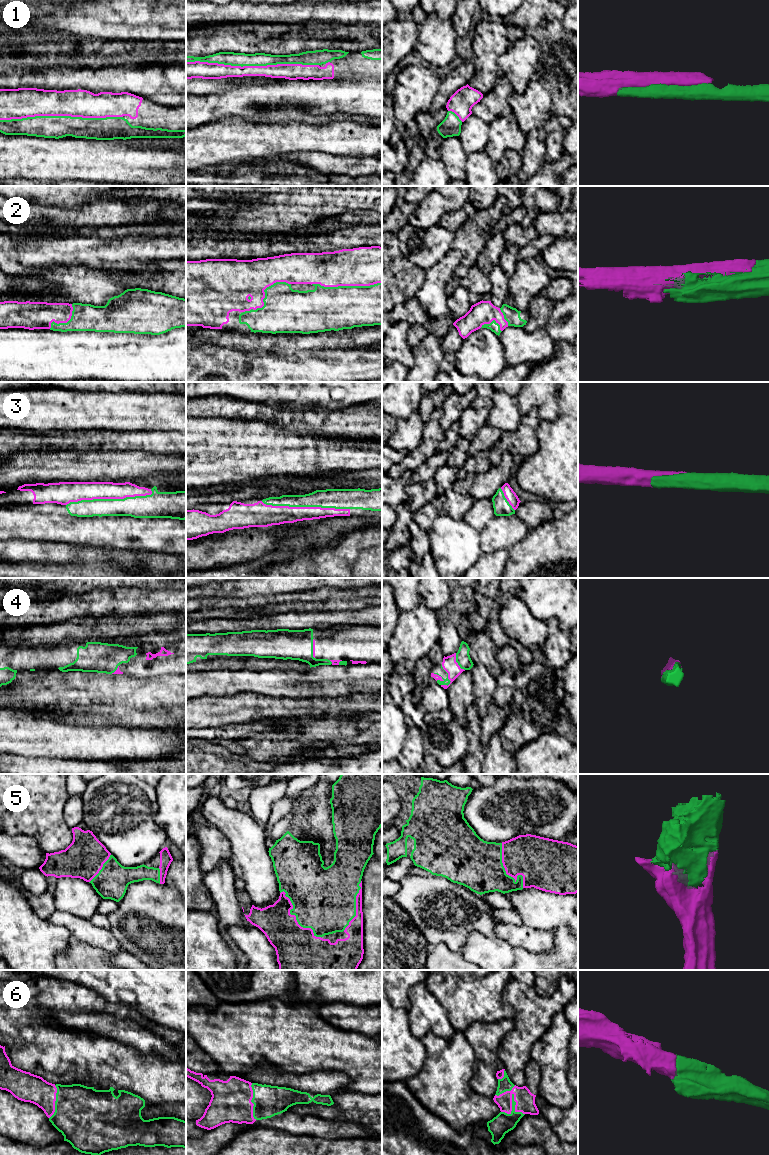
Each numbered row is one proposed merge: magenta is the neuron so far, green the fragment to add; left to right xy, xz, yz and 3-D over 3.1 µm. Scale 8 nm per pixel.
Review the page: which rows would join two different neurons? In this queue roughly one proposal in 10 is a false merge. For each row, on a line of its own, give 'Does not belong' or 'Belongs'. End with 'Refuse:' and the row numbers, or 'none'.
1: Belongs
2: Belongs
3: Belongs
4: Belongs
5: Belongs
6: Belongs
Refuse: none

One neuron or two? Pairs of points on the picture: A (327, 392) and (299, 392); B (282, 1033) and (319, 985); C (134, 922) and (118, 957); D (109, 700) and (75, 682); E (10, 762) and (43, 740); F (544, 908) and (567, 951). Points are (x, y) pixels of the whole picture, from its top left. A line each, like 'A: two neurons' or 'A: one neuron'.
A: one neuron
B: two neurons
C: two neurons
D: one neuron
E: two neurons
F: two neurons

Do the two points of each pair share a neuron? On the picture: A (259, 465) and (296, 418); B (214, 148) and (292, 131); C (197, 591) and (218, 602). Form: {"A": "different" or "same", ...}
{"A": "different", "B": "same", "C": "different"}

